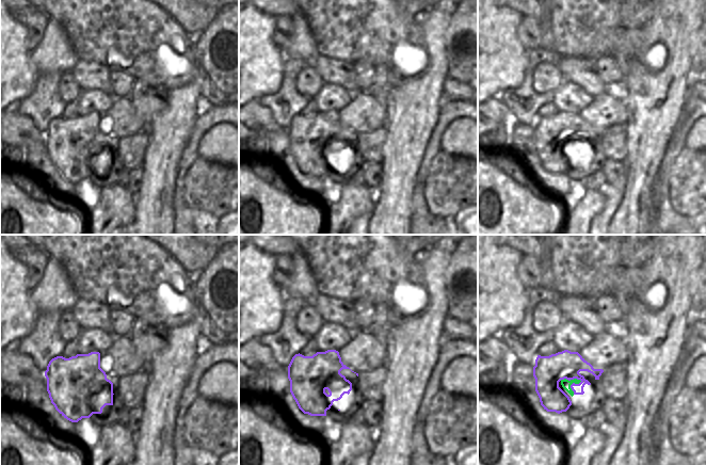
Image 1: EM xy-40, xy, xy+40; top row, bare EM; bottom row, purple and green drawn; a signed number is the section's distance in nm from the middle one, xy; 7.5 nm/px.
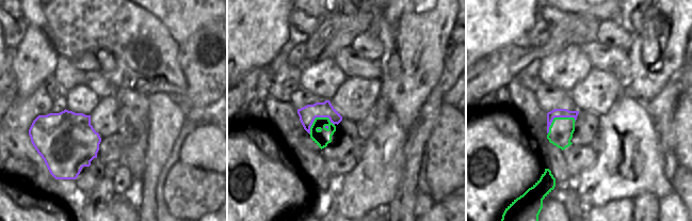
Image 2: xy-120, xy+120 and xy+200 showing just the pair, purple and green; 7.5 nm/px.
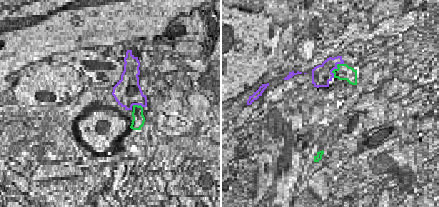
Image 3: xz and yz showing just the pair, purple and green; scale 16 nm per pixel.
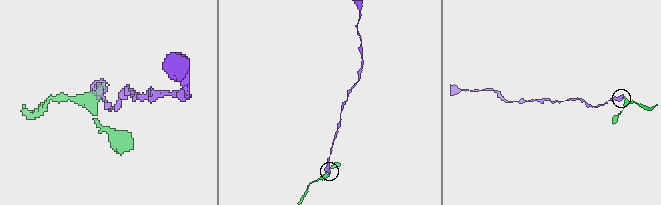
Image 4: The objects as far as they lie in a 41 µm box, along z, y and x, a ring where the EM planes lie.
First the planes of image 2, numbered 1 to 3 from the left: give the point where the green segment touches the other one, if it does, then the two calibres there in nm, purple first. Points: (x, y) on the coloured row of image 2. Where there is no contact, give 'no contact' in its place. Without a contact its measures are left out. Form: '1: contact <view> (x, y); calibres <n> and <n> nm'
1: no contact
2: contact xy+120 (317, 116); calibres 130 and 120 nm
3: contact xy+200 (557, 116); calibres 60 and 180 nm

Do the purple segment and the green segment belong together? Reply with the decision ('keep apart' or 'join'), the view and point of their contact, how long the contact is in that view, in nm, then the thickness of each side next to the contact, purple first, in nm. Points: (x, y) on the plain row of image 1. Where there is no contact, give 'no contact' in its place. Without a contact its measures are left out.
join | xy+40 (571, 140) | 170 nm | 220/70 nm

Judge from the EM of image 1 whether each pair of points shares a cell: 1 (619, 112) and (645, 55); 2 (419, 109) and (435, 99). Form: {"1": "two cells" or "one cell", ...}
{"1": "two cells", "2": "one cell"}

